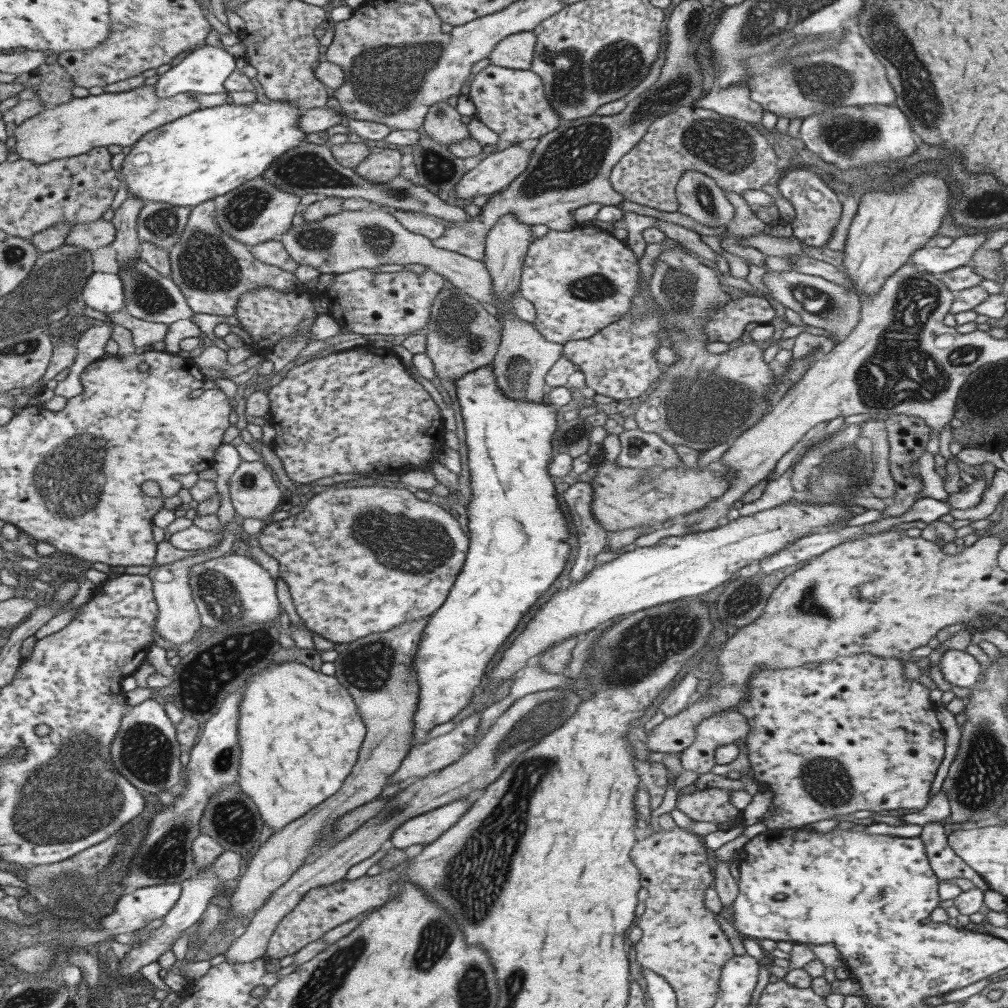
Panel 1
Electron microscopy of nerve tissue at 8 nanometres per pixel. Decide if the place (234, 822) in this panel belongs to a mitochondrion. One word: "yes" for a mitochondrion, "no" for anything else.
yes

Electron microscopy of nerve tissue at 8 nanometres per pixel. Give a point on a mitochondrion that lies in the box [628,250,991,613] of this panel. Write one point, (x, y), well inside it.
(898, 370)

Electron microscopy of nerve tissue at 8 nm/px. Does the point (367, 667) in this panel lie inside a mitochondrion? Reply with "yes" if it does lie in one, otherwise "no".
yes

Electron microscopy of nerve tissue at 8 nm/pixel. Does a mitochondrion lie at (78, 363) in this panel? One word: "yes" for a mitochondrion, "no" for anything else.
no

